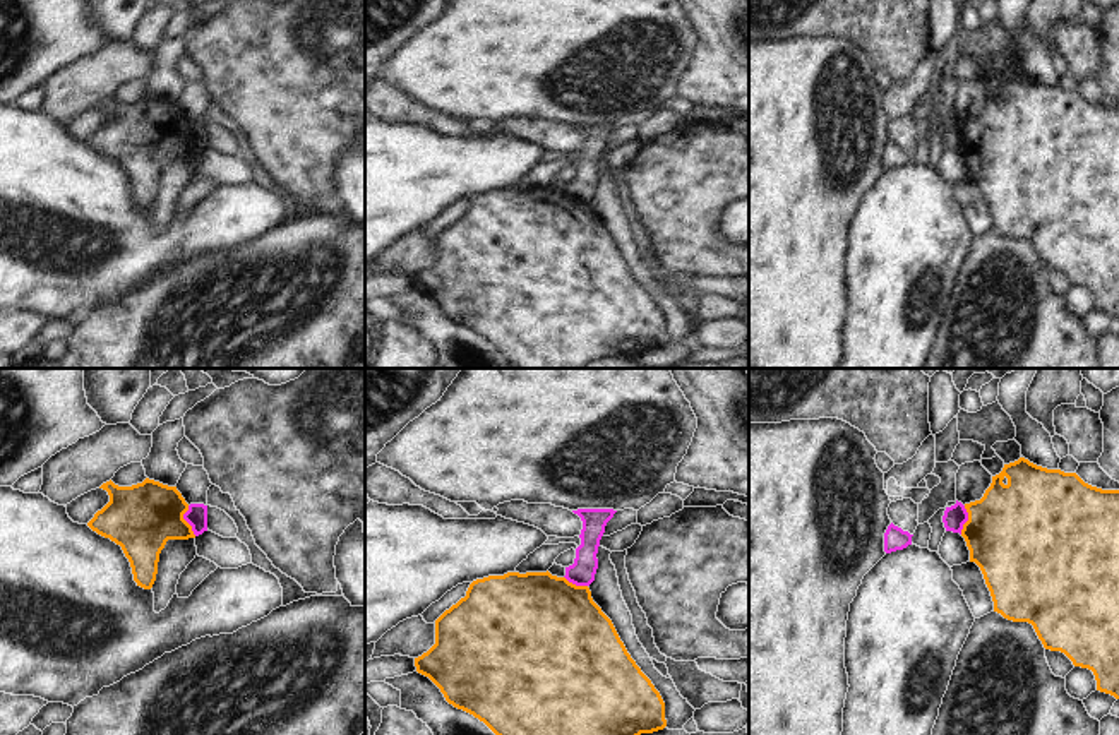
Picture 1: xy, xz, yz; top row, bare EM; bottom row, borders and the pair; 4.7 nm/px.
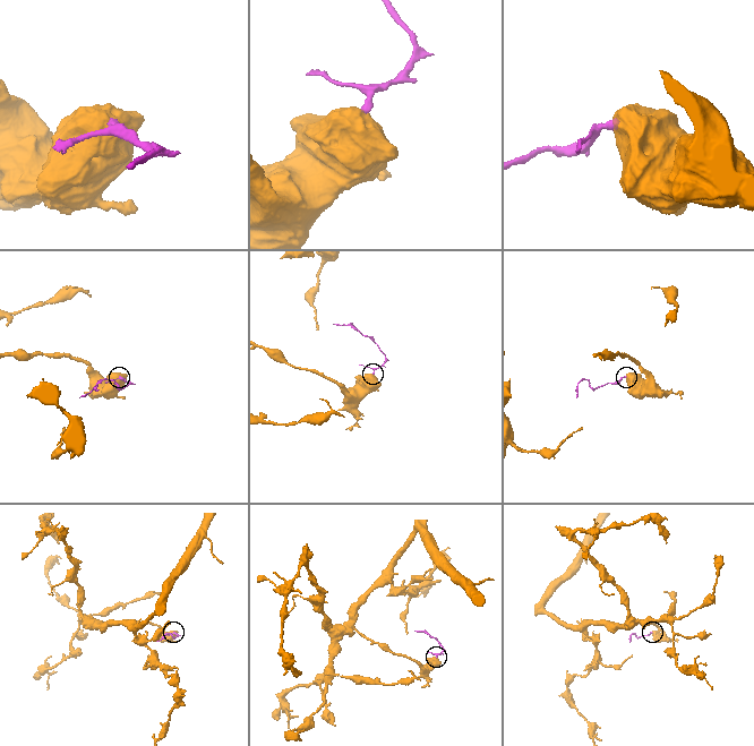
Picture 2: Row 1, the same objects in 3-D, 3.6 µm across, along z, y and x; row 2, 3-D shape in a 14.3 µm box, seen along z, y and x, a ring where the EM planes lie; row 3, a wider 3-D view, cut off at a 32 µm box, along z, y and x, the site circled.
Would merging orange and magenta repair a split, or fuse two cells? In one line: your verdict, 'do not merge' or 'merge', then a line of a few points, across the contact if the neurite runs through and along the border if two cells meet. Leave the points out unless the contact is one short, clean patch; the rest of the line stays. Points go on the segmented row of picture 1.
do not merge; line xy (187, 506), (184, 519), (196, 535)

